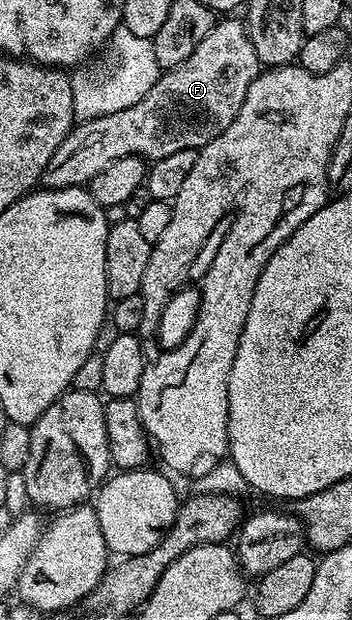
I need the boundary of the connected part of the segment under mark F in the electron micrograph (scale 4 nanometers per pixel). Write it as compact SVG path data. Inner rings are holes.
M243 20L220 21L194 47L190 59L161 72L148 90L130 105L112 112L101 112L89 121L81 121L46 163L39 184L45 189L74 189L87 186L102 167L114 159L142 157L149 162L174 155L174 151L201 150L240 114L250 83L261 72L262 64L255 45L248 37Z

